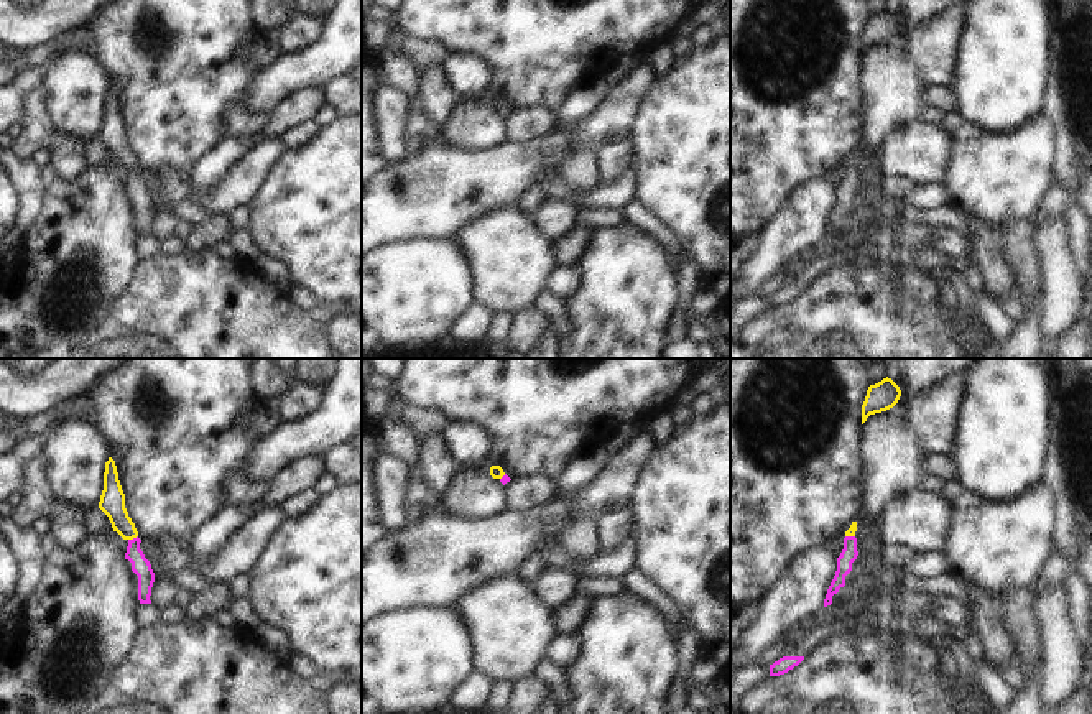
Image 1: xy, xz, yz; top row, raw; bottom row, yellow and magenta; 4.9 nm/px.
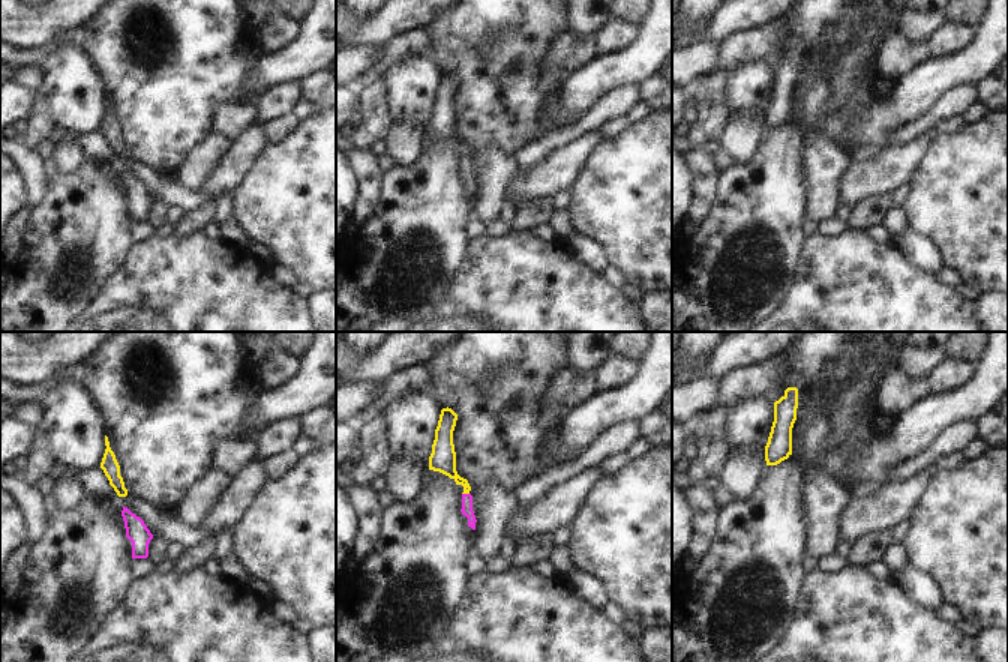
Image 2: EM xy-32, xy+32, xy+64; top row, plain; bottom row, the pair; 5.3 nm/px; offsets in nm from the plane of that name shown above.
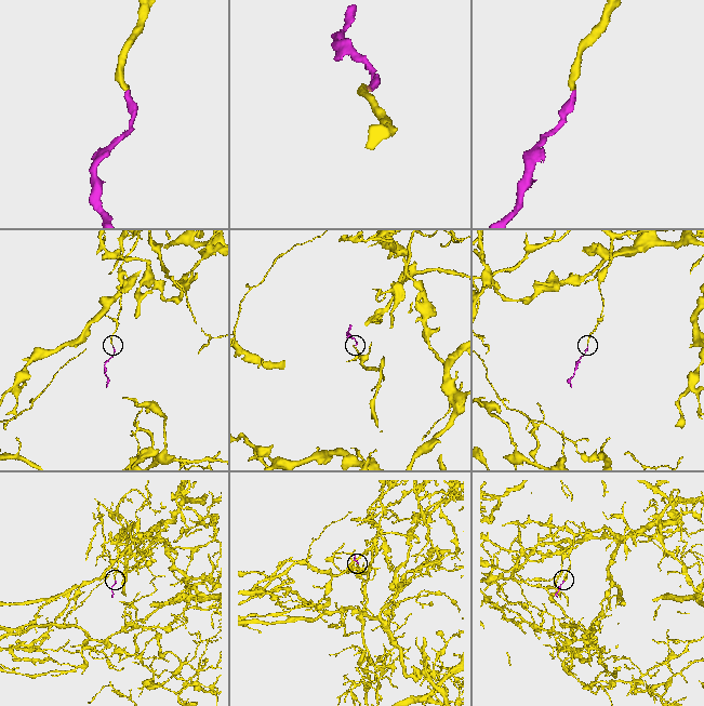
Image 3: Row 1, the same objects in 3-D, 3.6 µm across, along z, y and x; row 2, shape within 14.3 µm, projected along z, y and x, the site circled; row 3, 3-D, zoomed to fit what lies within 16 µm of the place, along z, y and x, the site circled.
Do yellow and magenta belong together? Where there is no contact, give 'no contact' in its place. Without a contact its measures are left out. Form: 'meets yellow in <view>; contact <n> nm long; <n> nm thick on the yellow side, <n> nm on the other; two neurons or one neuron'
meets yellow in xy; contact 50 nm long; 130 nm thick on the yellow side, 90 nm on the other; one neuron

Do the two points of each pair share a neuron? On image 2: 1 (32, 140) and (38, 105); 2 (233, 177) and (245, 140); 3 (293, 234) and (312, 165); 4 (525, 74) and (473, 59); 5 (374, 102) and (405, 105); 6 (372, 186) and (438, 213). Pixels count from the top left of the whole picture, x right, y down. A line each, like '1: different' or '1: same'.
1: same
2: same
3: same
4: same
5: different
6: different

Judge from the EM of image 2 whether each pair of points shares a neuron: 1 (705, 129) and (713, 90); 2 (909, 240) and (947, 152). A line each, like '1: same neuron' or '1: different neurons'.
1: same neuron
2: different neurons

